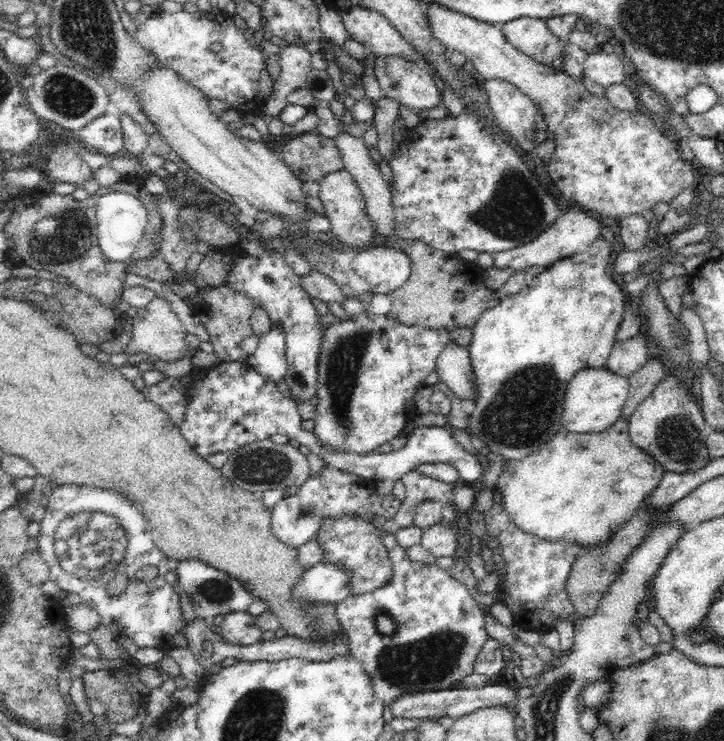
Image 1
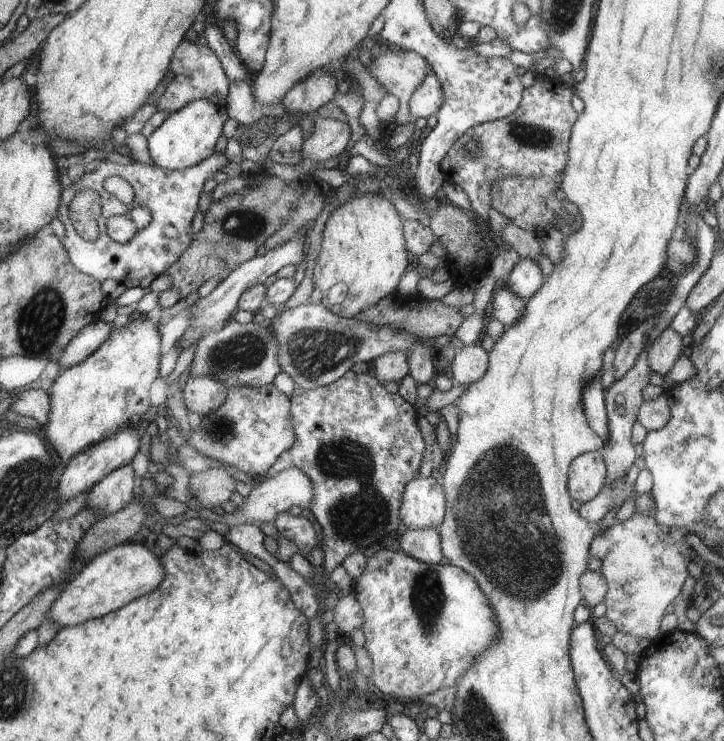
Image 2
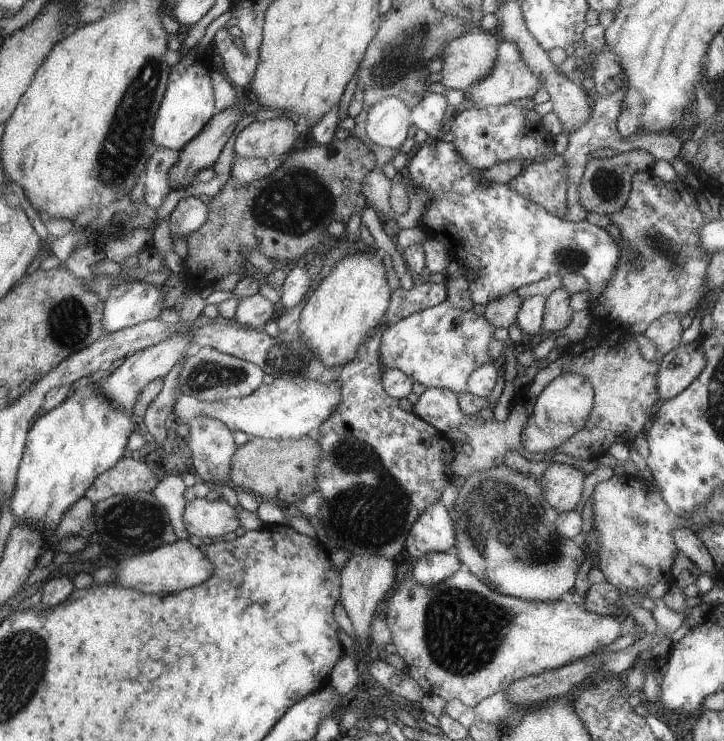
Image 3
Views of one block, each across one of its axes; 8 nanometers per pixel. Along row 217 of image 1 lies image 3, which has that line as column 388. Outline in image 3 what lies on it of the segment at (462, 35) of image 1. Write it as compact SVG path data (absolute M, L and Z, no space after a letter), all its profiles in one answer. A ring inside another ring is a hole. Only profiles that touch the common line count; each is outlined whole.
M461 568L458 572L452 574L444 580L439 582L432 588L426 588L414 582L414 579L400 578L392 591L392 594L387 598L386 606L386 622L388 628L392 630L392 643L398 650L398 656L402 657L405 662L406 677L416 680L422 688L424 694L440 696L447 702L450 700L460 700L466 706L476 707L482 700L496 694L500 691L508 690L510 684L514 684L516 680L524 678L524 676L538 676L542 672L550 672L556 668L565 667L566 664L572 664L575 660L586 658L588 655L596 655L600 648L607 648L612 642L616 642L622 636L622 619L623 616L617 614L615 616L600 616L596 613L587 611L582 605L569 602L569 600L554 600L554 602L534 602L527 599L503 595L497 590L490 588L490 586L482 581L475 573L470 572L469 569Z

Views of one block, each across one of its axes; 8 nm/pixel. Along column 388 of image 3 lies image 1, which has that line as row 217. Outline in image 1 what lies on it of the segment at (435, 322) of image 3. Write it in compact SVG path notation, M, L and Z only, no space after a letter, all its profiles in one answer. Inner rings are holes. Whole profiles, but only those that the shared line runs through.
M346 169L327 174L319 184L318 198L324 207L325 217L330 221L329 229L340 242L343 242L345 249L358 248L360 251L378 241L374 225L367 215L364 195L356 184L356 179Z

